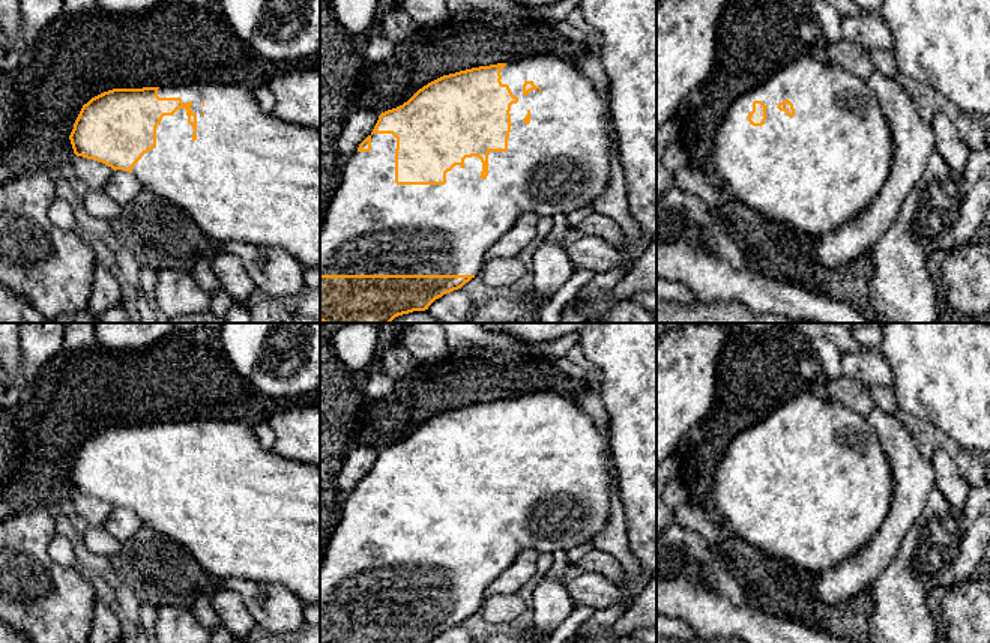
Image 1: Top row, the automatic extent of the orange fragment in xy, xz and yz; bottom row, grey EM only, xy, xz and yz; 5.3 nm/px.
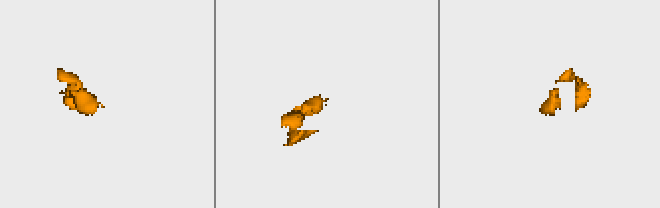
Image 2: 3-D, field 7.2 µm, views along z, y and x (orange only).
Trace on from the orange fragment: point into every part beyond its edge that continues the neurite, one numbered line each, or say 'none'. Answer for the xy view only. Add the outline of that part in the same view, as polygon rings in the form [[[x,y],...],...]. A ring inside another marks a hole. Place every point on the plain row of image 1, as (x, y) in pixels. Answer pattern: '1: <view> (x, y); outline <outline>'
1: xy (250, 513); outline [[[171,421],[159,424],[158,433],[191,439],[197,466],[188,460],[185,445],[162,454],[156,464],[156,484],[144,490],[132,505],[143,526],[182,544],[210,578],[236,577],[282,584],[303,605],[320,602],[320,467],[263,449],[254,428],[237,421]]]

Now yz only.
1: yz (816, 508); outline [[[816,388],[741,431],[715,472],[715,502],[729,530],[810,574],[823,574],[858,554],[885,521],[891,500],[891,464],[871,424]],[[786,436],[793,440],[793,454],[777,445]],[[754,437],[768,443],[762,463],[748,458]]]

